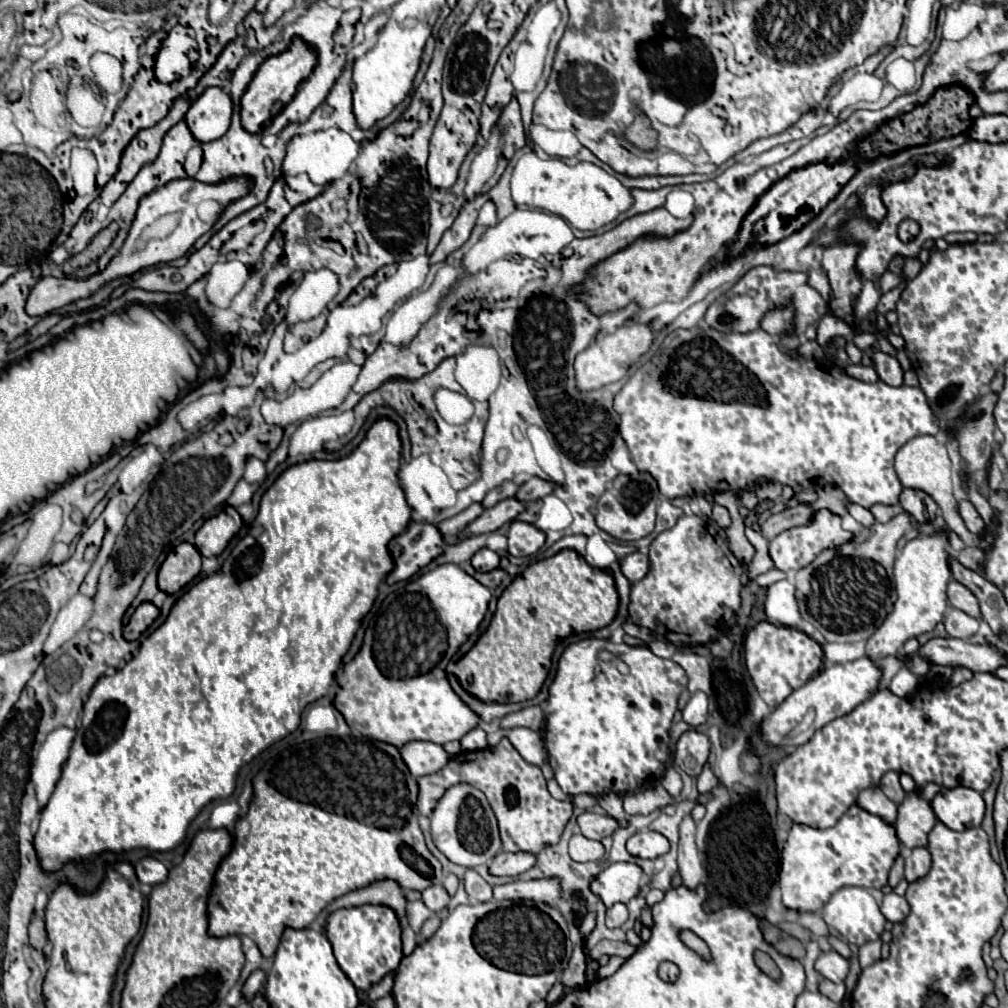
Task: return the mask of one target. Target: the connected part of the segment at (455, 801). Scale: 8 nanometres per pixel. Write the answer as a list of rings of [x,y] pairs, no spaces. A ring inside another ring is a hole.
[[[457,783],[445,791],[437,807],[431,813],[431,835],[435,847],[453,863],[465,867],[477,867],[489,863],[501,851],[501,839],[497,819],[485,799],[485,795],[469,785]]]

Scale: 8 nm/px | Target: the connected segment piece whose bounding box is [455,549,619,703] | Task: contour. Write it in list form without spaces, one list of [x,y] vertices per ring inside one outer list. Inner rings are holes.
[[[571,549],[533,563],[503,591],[489,629],[455,665],[461,687],[485,703],[533,699],[549,675],[551,655],[561,637],[609,625],[617,613],[617,589],[611,571],[589,567]]]

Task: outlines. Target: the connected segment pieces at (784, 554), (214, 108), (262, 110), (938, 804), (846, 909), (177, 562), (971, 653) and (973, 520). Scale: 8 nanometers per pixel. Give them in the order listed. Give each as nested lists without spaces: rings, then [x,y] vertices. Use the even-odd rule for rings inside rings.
[[[819,509],[811,515],[811,521],[809,525],[803,525],[803,527],[791,527],[783,533],[779,533],[775,539],[769,541],[769,555],[775,563],[775,569],[779,571],[797,571],[805,565],[809,565],[823,549],[831,549],[831,547],[839,547],[847,541],[853,539],[853,533],[851,531],[845,531],[841,527],[841,517],[831,513],[829,509]]]
[[[209,87],[203,95],[195,99],[191,109],[185,115],[185,121],[201,143],[215,141],[223,137],[231,125],[233,101],[227,91],[221,87]]]
[[[293,39],[293,43],[289,45],[289,49],[281,55],[275,55],[271,59],[267,59],[259,71],[255,73],[247,93],[241,99],[241,123],[249,133],[261,133],[263,125],[267,125],[271,121],[271,107],[275,103],[289,103],[291,97],[297,91],[299,81],[303,81],[315,67],[317,57],[315,51],[311,47],[307,47],[301,39]]]
[[[969,787],[941,789],[931,801],[931,807],[937,819],[955,831],[979,827],[985,815],[983,797]]]
[[[841,887],[839,891],[835,891],[831,895],[831,899],[823,905],[821,917],[829,927],[839,931],[849,943],[853,943],[857,947],[861,947],[863,943],[869,943],[869,941],[877,941],[885,929],[885,923],[887,923],[877,901],[863,887]]]
[[[179,543],[159,567],[159,589],[165,593],[177,593],[191,583],[201,571],[201,553],[195,545]]]
[[[933,637],[925,645],[919,647],[919,655],[933,665],[945,665],[951,669],[965,667],[971,671],[995,671],[999,665],[1007,665],[1003,653],[993,645],[973,645],[969,641],[961,641],[955,637]]]
[[[967,499],[959,501],[959,515],[963,517],[963,521],[971,533],[981,533],[981,529],[985,527],[981,515],[977,513],[977,509]]]

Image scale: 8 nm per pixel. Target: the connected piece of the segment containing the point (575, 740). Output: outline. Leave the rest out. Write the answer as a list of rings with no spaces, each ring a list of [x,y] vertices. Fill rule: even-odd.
[[[587,637],[571,643],[557,663],[555,679],[549,687],[549,699],[545,709],[545,747],[549,753],[549,765],[555,773],[555,781],[567,795],[605,795],[609,791],[625,795],[639,789],[657,785],[663,779],[669,759],[669,727],[677,711],[677,699],[685,689],[687,675],[675,661],[665,661],[653,655],[647,647],[607,647],[605,639]],[[609,649],[629,667],[629,673],[617,669],[617,661],[599,661],[595,653]]]

